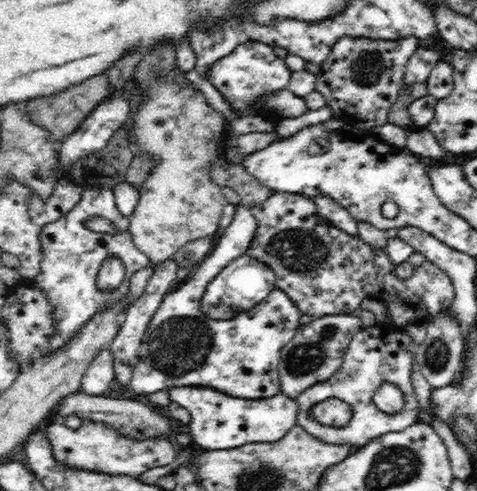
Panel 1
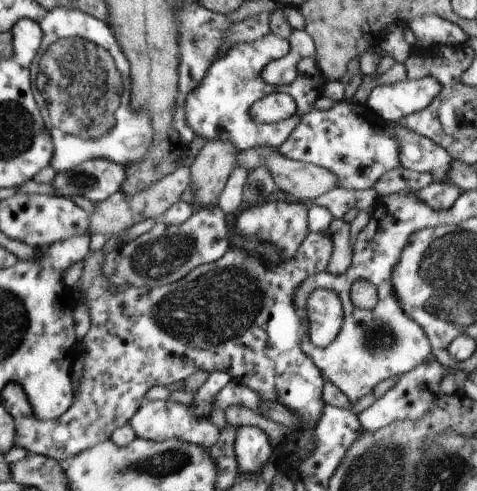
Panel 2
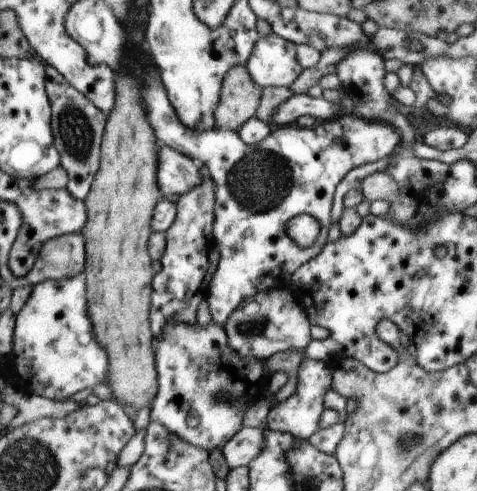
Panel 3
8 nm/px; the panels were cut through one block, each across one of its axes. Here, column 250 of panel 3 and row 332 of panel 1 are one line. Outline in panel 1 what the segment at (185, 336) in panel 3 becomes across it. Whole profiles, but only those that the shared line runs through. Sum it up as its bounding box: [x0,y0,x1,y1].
[296,324,422,448]

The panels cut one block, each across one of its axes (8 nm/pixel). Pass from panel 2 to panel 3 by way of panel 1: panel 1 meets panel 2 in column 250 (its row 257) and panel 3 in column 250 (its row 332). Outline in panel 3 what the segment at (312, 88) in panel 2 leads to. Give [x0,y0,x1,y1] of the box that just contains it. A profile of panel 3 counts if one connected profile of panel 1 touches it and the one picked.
[247,34,301,88]

